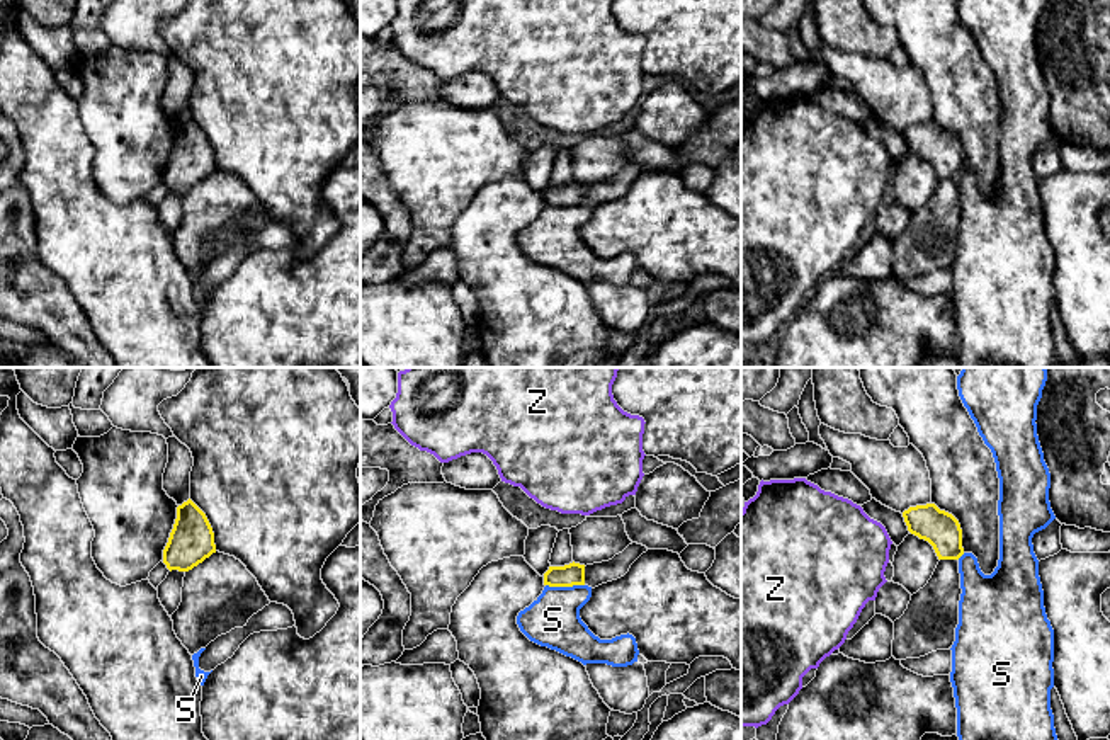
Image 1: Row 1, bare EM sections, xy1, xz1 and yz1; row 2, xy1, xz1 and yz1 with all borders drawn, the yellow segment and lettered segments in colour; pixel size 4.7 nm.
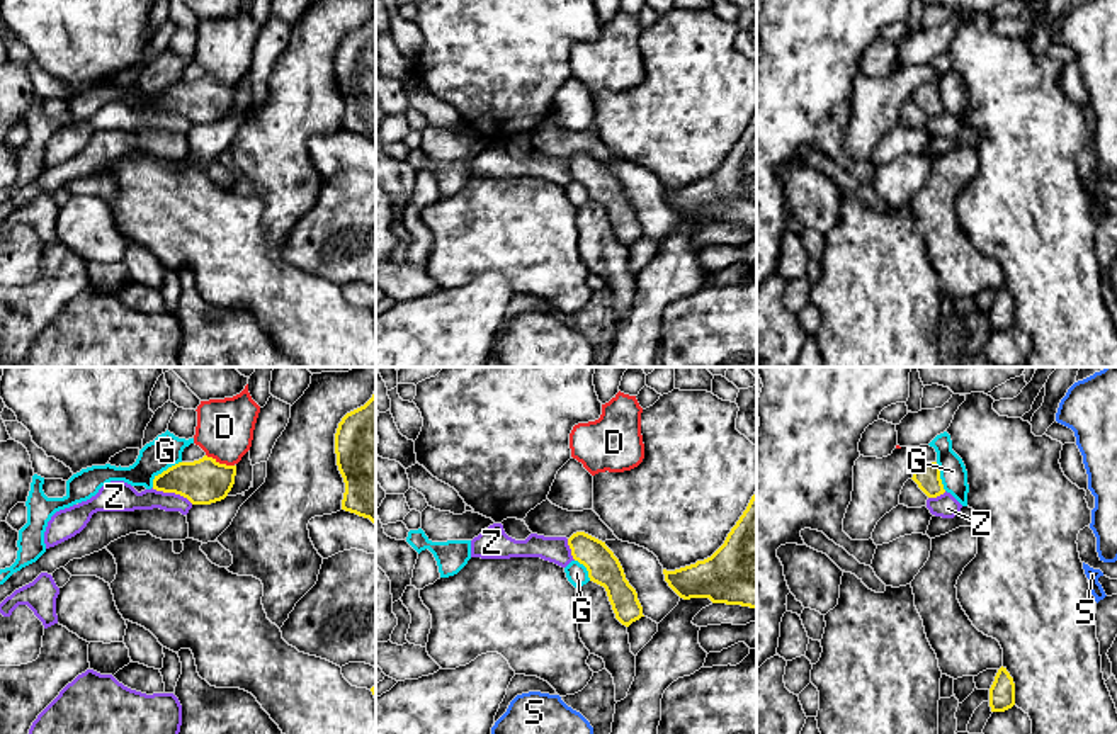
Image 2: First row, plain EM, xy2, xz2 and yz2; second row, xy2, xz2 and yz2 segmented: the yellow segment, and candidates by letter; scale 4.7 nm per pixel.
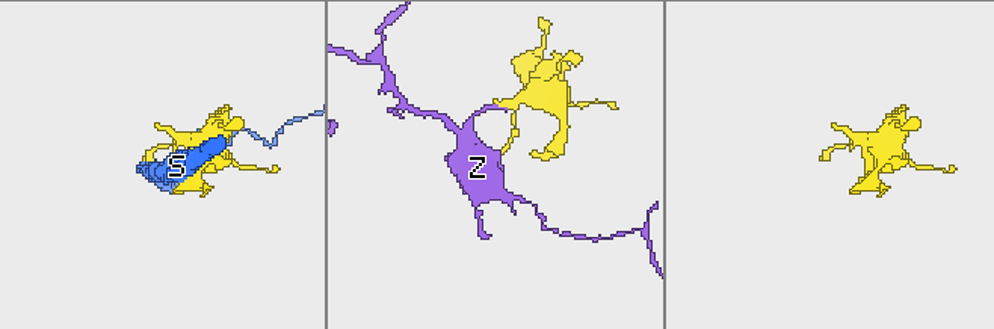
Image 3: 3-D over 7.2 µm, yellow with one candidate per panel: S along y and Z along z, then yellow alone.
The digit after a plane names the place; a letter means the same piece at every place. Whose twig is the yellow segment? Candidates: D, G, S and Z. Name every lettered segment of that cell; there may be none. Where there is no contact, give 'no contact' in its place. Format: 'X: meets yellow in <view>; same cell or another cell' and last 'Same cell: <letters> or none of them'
D: meets yellow in xy2; another cell
G: meets yellow in xy2; another cell
S: meets yellow in xz1; another cell
Z: meets yellow in xy2; another cell
Same cell: none of them

